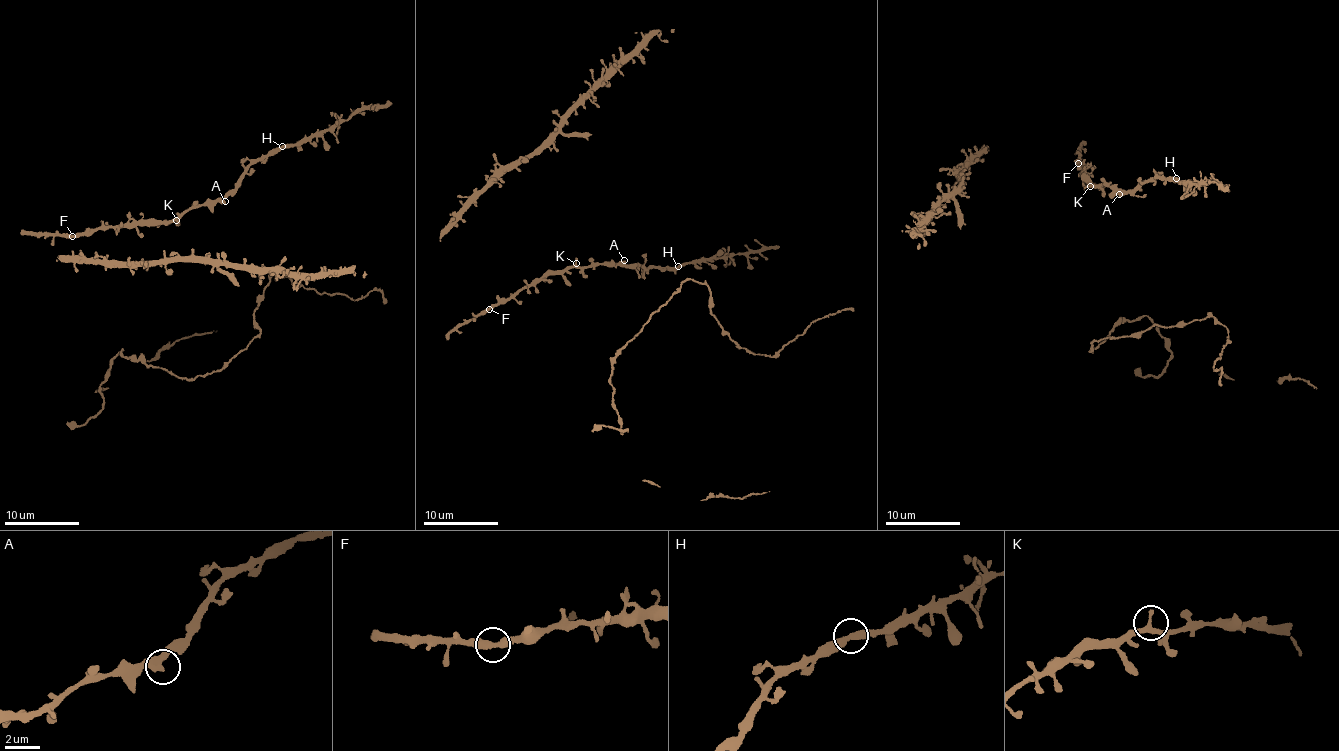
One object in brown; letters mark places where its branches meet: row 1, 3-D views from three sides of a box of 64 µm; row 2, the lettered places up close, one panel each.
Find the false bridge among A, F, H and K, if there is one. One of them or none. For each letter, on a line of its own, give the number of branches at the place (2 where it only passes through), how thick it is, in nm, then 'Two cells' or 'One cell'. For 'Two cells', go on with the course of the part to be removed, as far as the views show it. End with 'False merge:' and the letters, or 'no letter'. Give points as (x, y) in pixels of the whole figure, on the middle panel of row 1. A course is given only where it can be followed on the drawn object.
A: Branches: 2. Thickness 360 nm. One cell
F: Branches: 2. Thickness 360 nm. One cell
H: Branches: 2. Thickness 340 nm. One cell
K: Branches: 2. Thickness 300 nm. One cell
False merge: no letter

